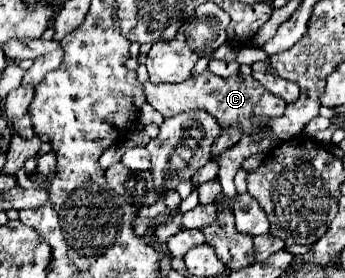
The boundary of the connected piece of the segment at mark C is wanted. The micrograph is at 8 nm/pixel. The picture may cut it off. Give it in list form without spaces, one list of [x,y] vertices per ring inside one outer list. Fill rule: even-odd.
[[[205,70],[203,74],[191,76],[181,84],[145,82],[143,94],[147,102],[155,110],[159,110],[165,118],[179,114],[181,110],[197,110],[197,106],[205,106],[205,110],[209,110],[209,114],[213,114],[217,122],[221,122],[221,126],[229,126],[229,122],[241,122],[241,130],[245,130],[245,134],[253,128],[253,124],[281,116],[287,106],[285,100],[267,92],[265,86],[261,86],[253,76],[235,74],[229,78],[221,78],[217,74],[211,74],[209,70]]]

